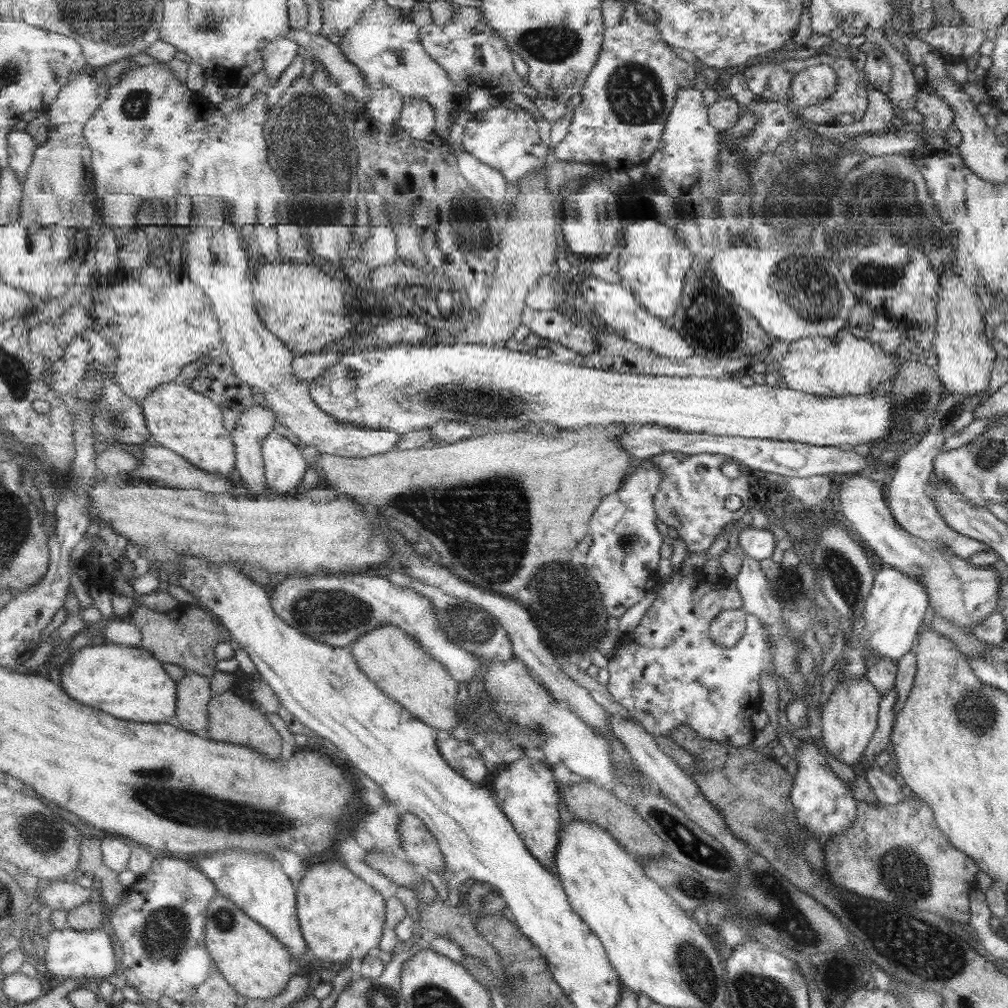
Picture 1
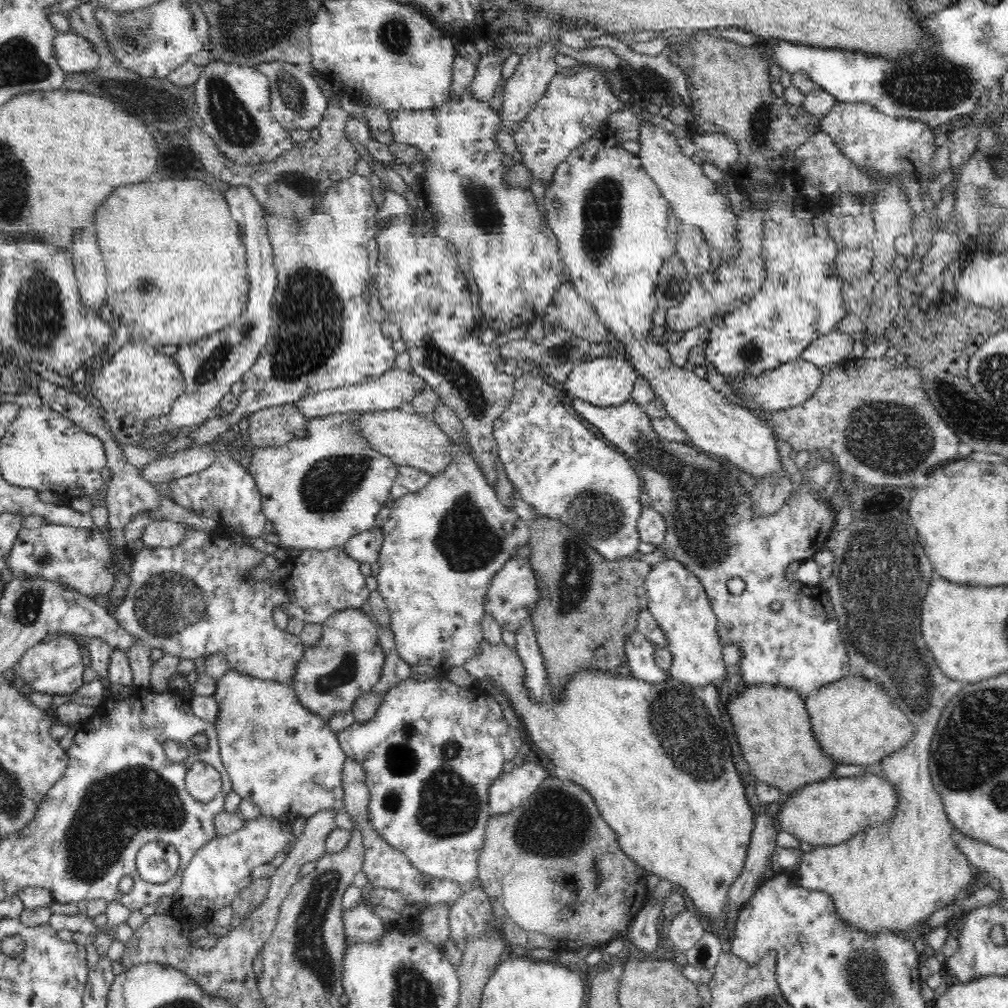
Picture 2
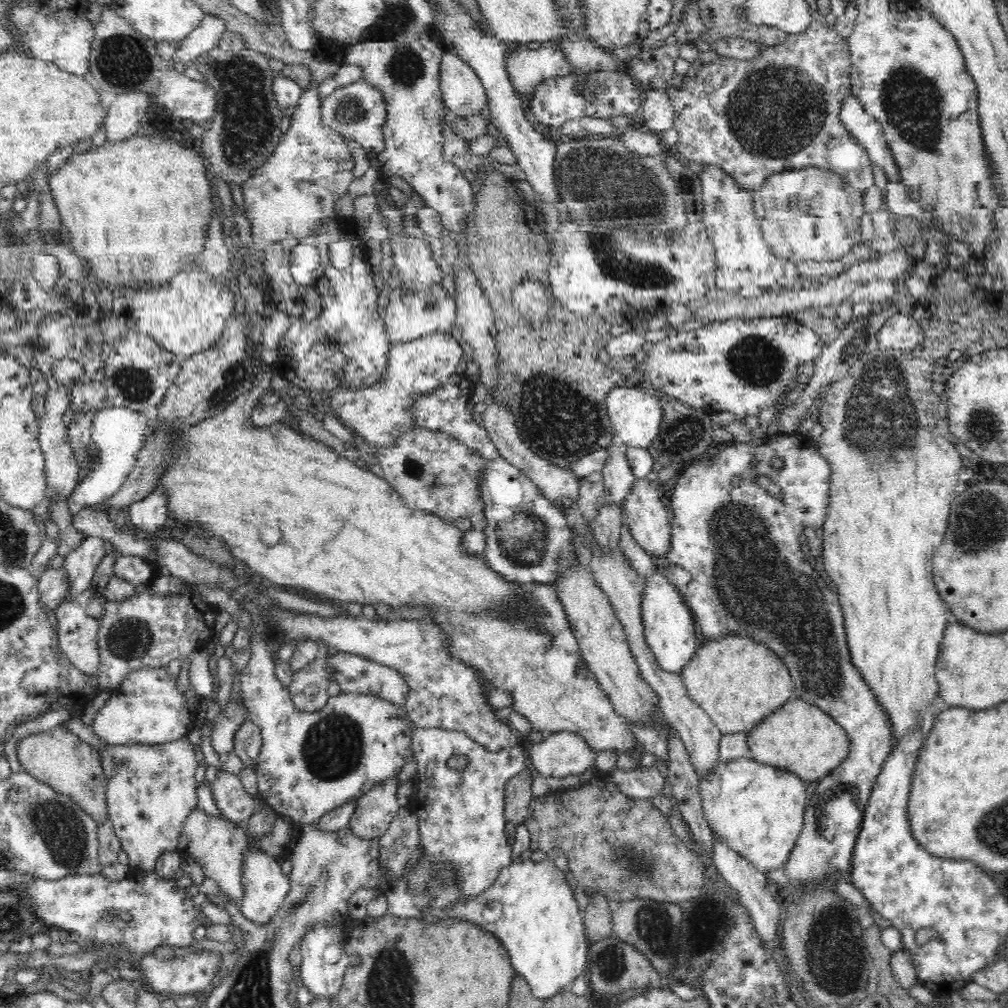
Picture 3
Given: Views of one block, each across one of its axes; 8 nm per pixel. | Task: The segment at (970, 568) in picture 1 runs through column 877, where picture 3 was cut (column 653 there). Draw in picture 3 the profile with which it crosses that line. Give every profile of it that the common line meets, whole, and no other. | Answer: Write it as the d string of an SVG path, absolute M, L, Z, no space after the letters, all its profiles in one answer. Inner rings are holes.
M646 478L637 479L634 486L632 486L630 496L624 500L622 509L624 516L627 517L627 524L631 529L631 534L640 548L652 558L658 560L667 558L671 552L672 526L666 507L658 499L656 482L654 483Z

